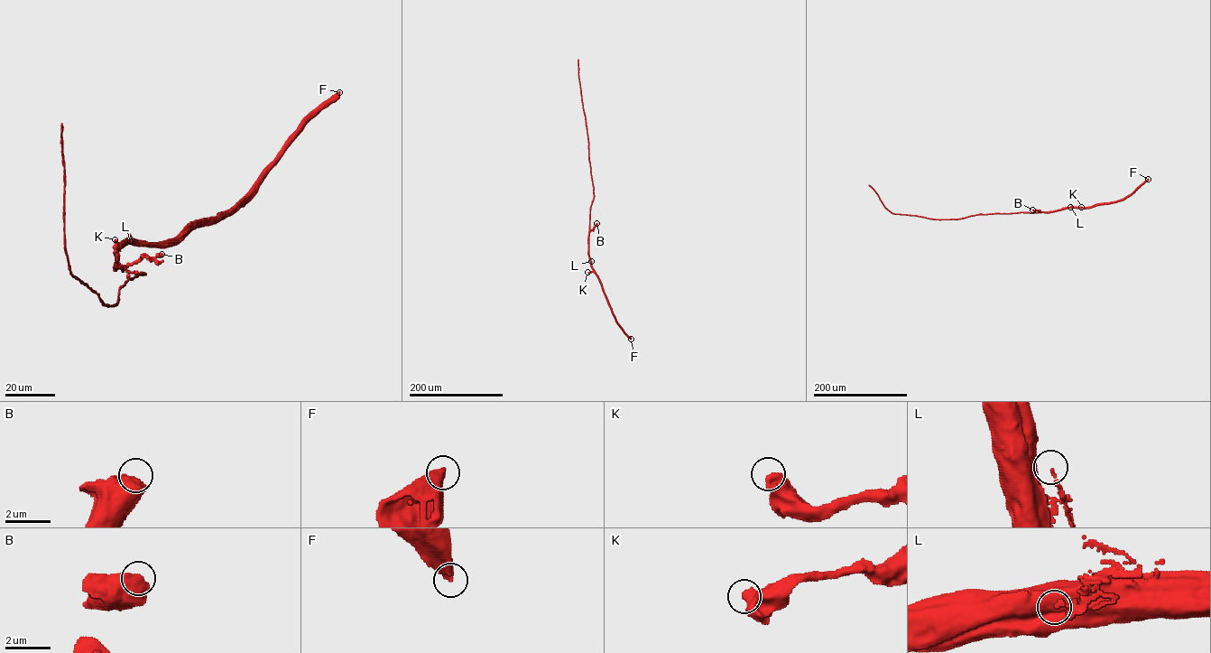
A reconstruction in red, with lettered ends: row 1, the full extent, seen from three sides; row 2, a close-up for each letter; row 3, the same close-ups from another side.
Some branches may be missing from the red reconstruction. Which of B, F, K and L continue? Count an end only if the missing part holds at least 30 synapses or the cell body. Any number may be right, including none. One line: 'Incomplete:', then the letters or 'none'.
Incomplete: none

